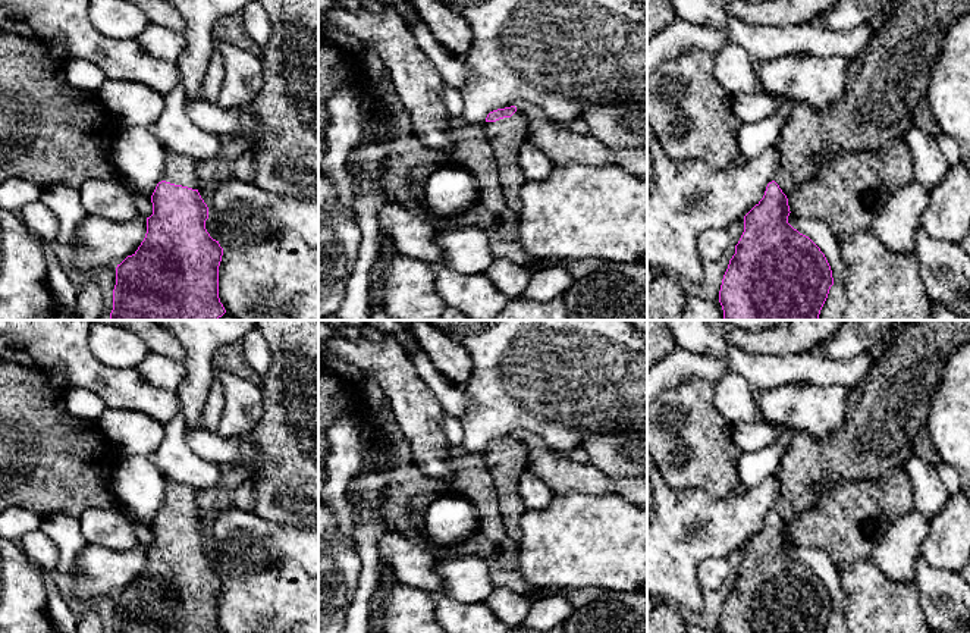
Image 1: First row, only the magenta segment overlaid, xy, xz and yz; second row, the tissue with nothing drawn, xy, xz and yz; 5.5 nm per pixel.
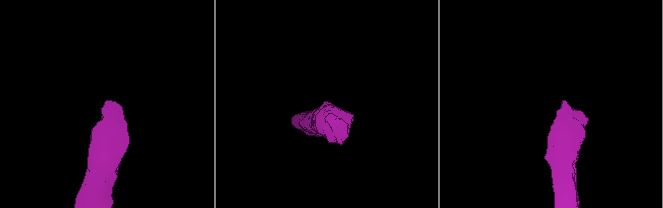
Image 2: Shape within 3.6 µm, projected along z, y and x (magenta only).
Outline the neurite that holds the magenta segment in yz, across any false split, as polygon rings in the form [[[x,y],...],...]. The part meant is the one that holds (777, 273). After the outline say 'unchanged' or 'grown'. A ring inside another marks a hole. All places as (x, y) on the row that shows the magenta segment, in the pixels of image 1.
[[[905,0],[888,18],[875,22],[864,48],[848,59],[844,95],[826,110],[792,103],[776,142],[779,163],[763,198],[744,216],[744,232],[723,275],[719,303],[722,320],[819,320],[834,285],[820,248],[788,223],[788,195],[813,179],[832,154],[882,153],[892,140],[904,140],[913,110],[925,97],[930,69],[949,25],[970,13],[970,0]]] | grown

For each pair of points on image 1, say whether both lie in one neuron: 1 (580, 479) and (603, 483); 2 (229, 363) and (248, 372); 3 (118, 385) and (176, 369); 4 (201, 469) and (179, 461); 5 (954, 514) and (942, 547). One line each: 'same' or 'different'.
1: same
2: same
3: different
4: same
5: same

